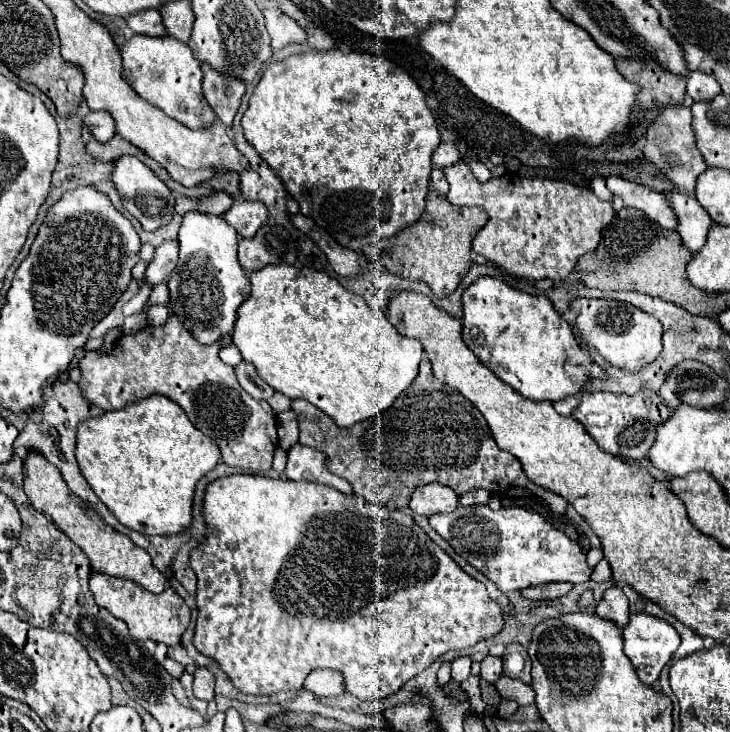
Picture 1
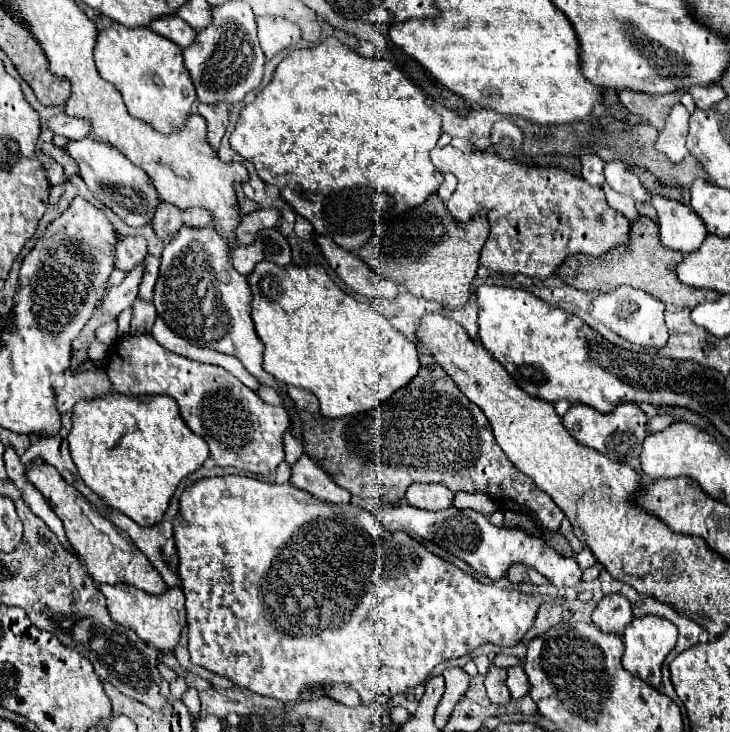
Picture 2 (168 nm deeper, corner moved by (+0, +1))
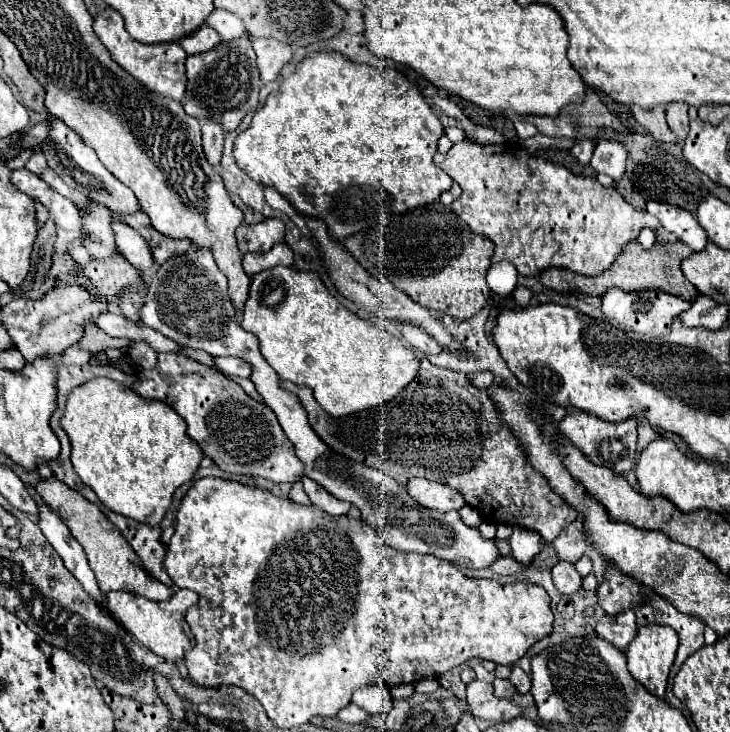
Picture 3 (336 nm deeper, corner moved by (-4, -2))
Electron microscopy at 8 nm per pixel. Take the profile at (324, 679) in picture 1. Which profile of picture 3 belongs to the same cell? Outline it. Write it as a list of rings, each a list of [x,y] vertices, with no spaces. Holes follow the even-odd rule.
[[[372,683],[372,685],[364,685],[360,689],[354,691],[352,701],[356,705],[360,705],[362,709],[368,709],[374,715],[380,713],[388,713],[392,709],[392,693],[390,687],[386,683]]]

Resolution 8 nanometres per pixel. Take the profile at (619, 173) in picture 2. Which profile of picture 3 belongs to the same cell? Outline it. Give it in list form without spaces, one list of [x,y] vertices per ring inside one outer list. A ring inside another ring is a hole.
[[[600,139],[596,141],[594,155],[590,159],[590,167],[596,173],[606,173],[614,181],[618,181],[626,173],[626,155],[628,153],[620,141]]]

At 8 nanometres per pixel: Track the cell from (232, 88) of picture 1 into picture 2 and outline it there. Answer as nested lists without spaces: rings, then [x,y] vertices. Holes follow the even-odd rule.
[[[198,102],[198,112],[208,122],[208,142],[212,144],[214,150],[218,150],[220,140],[226,132],[226,126],[228,126],[228,106],[230,106],[228,102],[218,102],[218,104]]]

